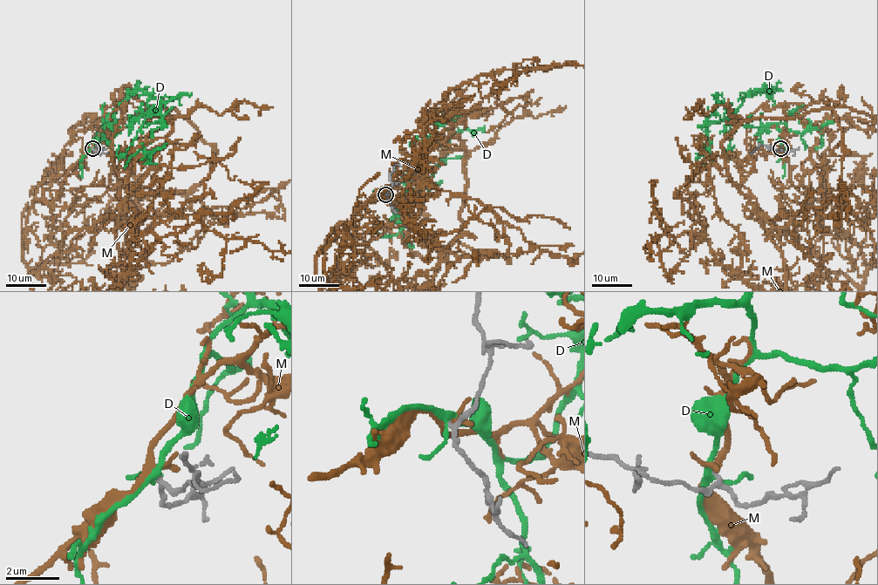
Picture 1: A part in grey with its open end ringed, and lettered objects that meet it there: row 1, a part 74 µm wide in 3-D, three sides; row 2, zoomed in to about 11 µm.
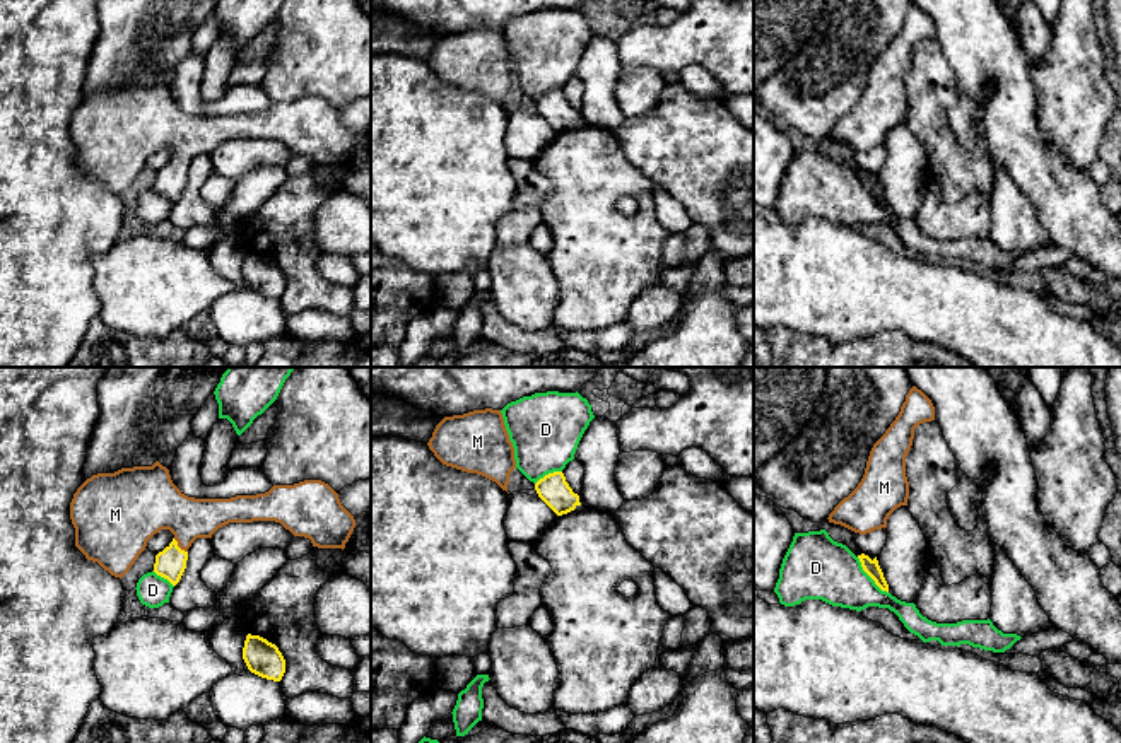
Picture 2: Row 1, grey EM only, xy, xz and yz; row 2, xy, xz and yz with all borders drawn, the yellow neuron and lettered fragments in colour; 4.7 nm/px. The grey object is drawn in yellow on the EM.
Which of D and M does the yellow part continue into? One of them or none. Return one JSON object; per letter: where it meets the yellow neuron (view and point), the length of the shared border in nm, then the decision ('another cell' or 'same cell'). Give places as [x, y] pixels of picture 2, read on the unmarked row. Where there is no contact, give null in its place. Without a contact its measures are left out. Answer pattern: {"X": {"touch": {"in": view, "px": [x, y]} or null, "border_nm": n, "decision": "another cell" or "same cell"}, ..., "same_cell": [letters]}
{"D": {"touch": {"in": "yz", "px": [868, 192]}, "border_nm": 220, "decision": "another cell"}, "M": {"touch": {"in": "xy", "px": [178, 164]}, "border_nm": 100, "decision": "same cell"}, "same_cell": ["M"]}

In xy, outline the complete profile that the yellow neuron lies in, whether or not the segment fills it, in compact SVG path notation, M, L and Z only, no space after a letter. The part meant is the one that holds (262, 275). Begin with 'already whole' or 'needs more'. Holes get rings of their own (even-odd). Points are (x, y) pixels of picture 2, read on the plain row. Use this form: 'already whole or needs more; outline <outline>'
already whole; outline M246 253L243 277L251 290L267 297L280 299L285 290L279 265L260 253Z

